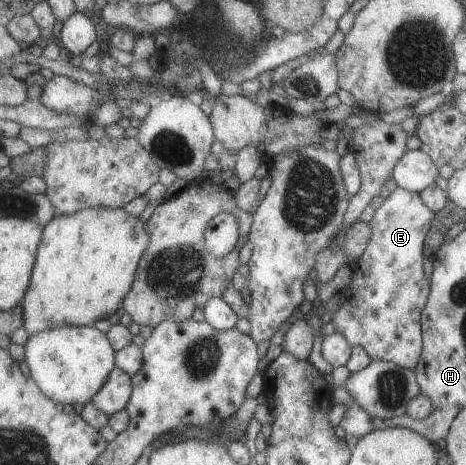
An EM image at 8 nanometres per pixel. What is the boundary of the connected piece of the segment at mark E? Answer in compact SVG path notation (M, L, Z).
M398 186L380 205L373 209L369 227L369 239L365 251L354 264L350 283L341 291L337 291L340 303L335 311L331 311L330 322L335 332L341 333L349 347L359 346L370 360L395 363L403 369L414 370L422 349L420 329L421 311L426 305L430 291L429 281L423 277L423 240L434 213L421 202L417 193L400 189Z

